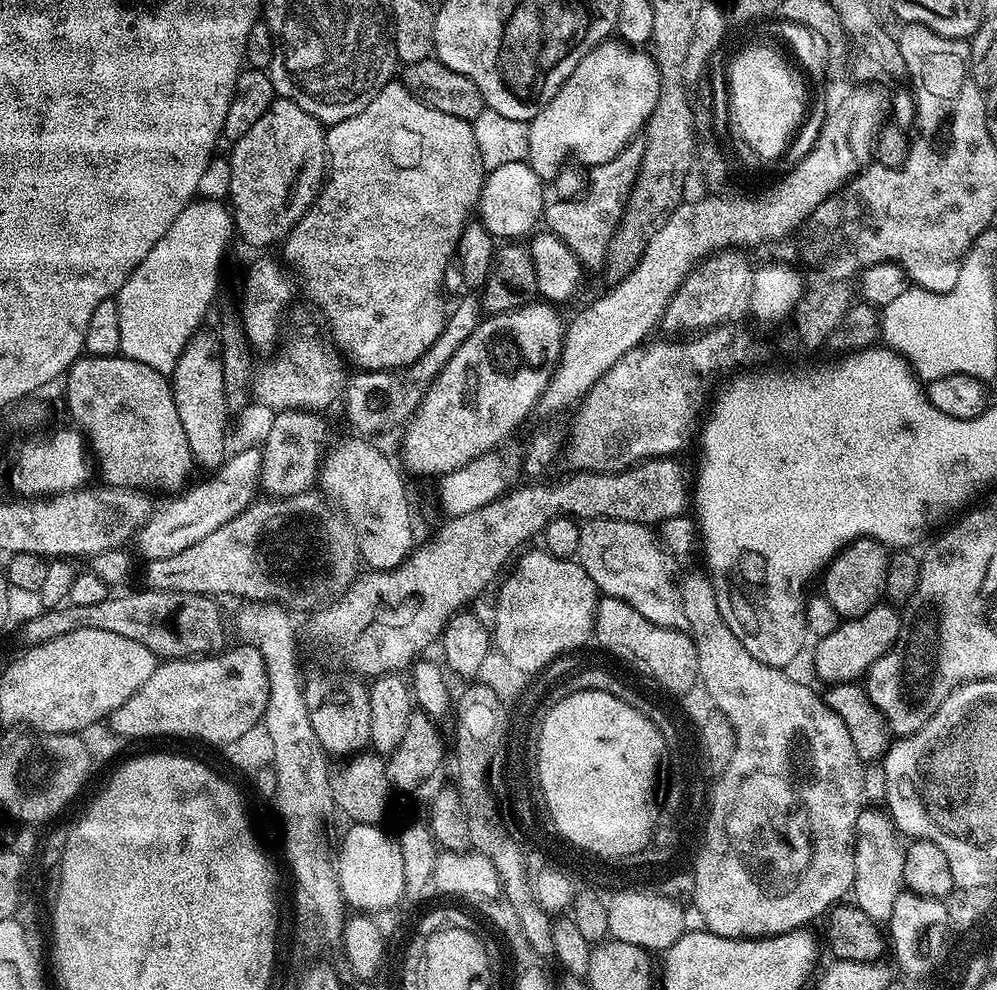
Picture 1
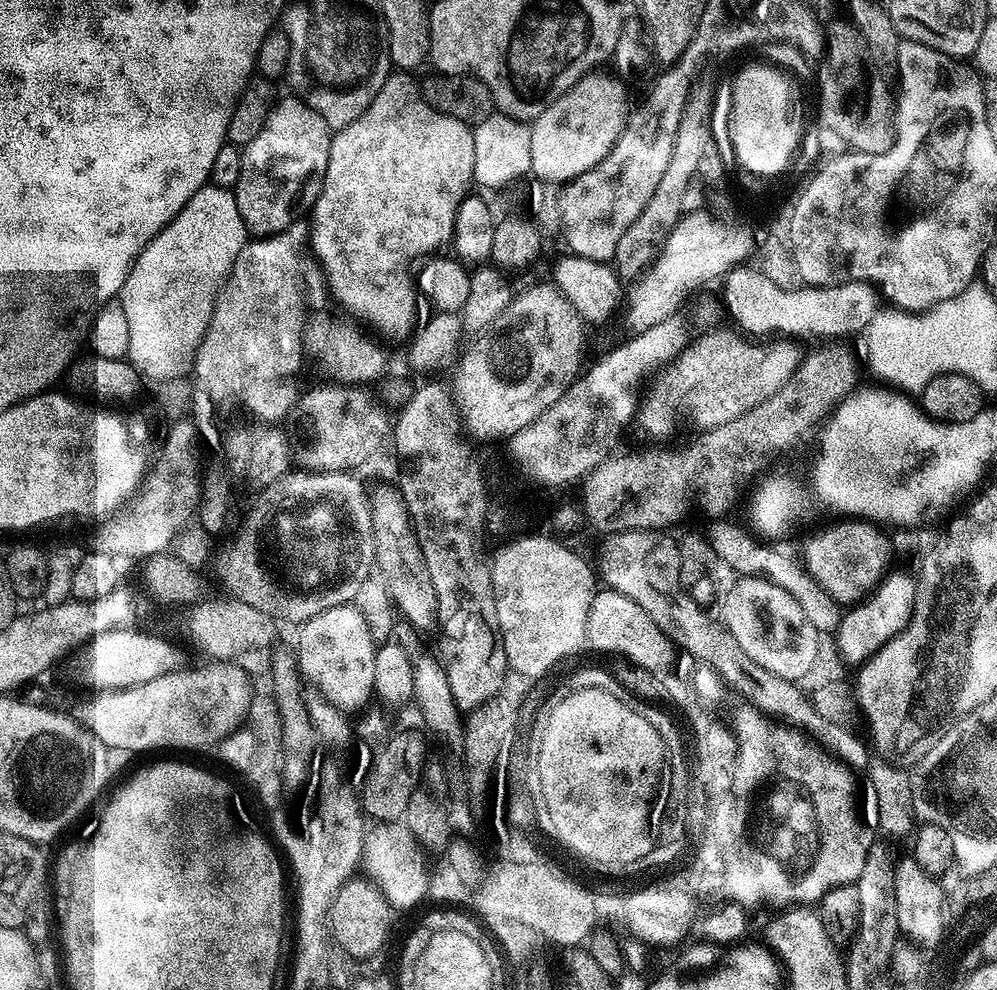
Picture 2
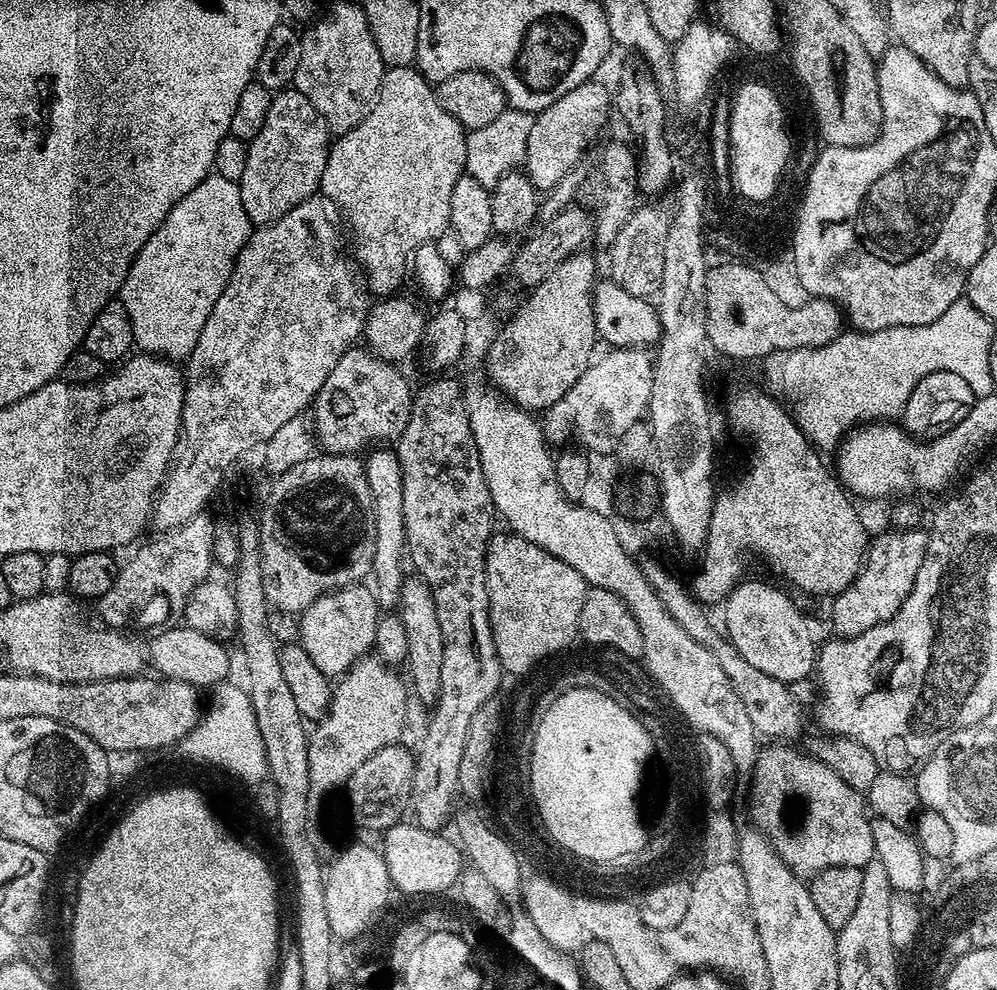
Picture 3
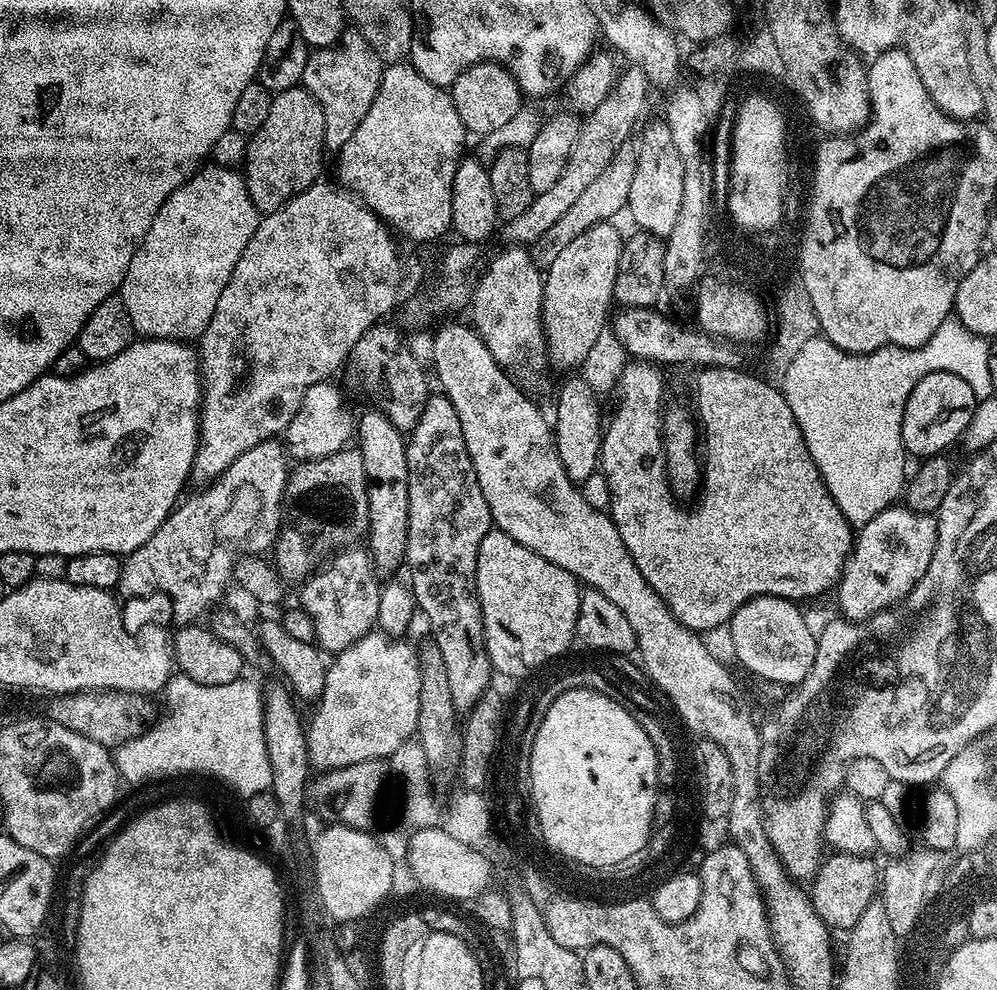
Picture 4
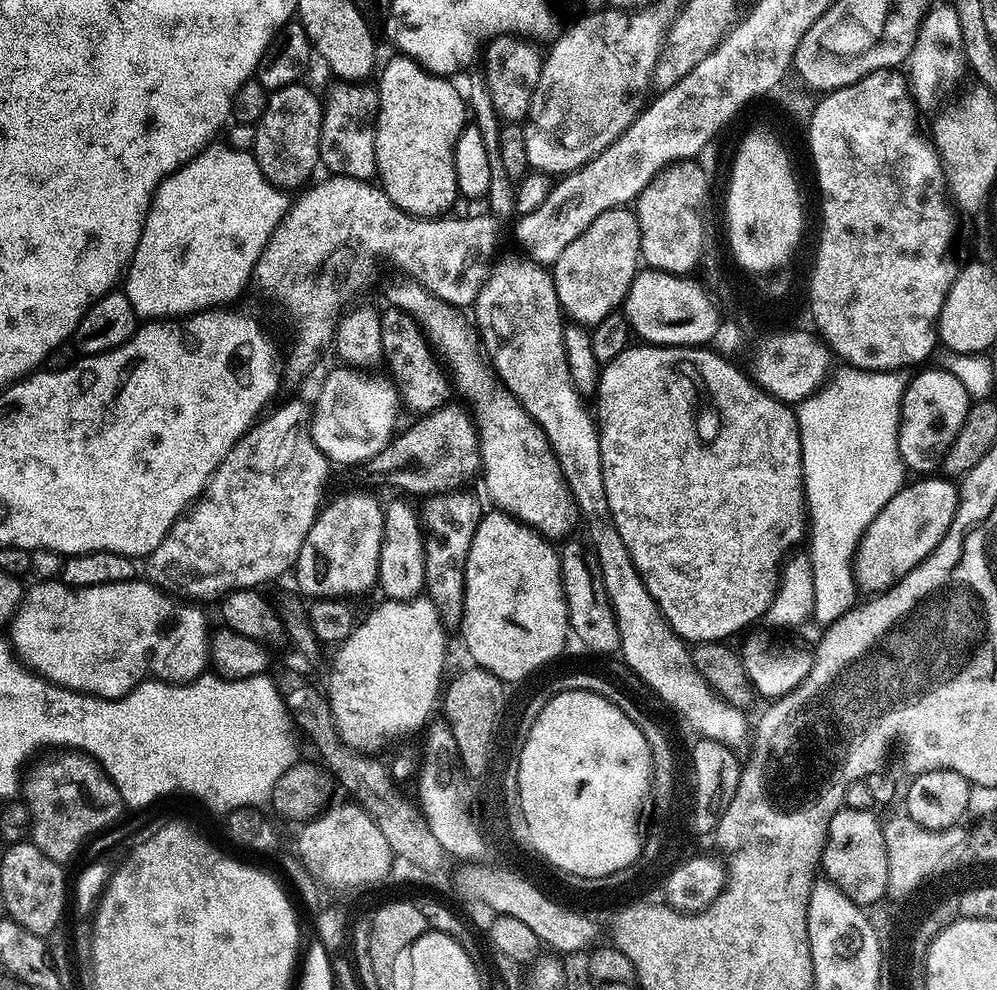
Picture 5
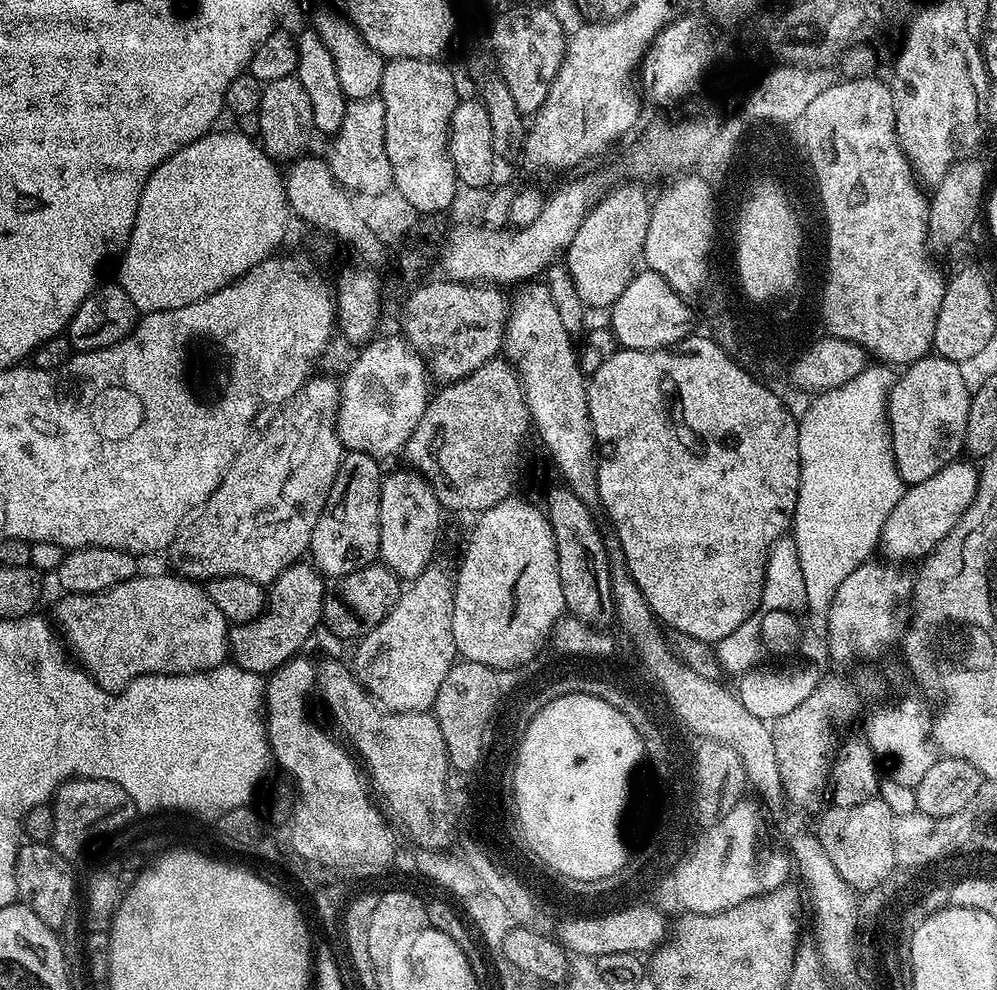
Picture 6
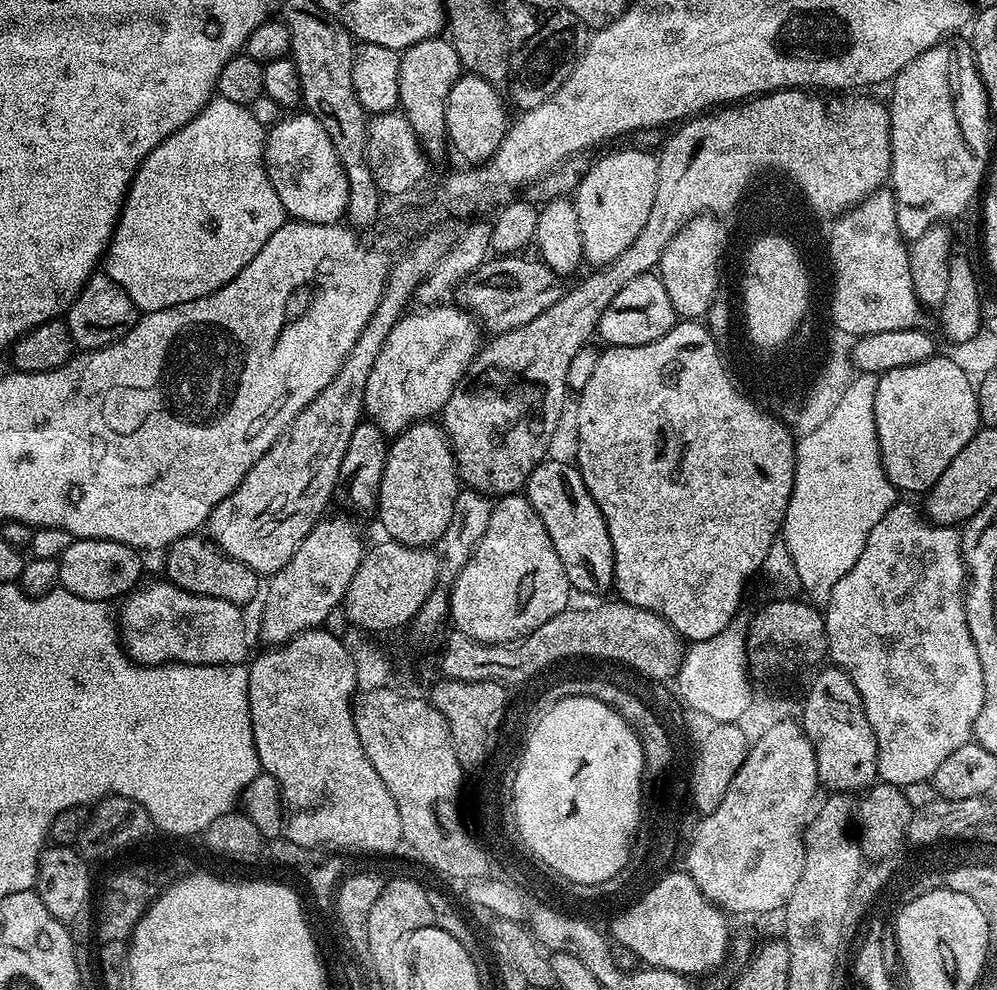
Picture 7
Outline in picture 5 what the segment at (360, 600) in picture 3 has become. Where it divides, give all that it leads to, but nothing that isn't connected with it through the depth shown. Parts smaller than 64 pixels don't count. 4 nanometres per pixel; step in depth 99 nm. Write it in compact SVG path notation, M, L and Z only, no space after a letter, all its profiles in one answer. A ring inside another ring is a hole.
M348 492L330 504L325 503L316 514L316 521L302 542L302 550L294 565L295 587L308 598L347 598L360 596L377 587L380 544L384 540L384 508L368 492Z

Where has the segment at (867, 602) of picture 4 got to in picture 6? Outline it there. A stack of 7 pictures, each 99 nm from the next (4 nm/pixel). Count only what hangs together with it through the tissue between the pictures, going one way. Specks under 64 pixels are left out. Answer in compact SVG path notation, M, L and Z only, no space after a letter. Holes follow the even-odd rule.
M957 458L952 463L938 470L938 474L930 474L926 482L918 482L905 487L902 498L898 498L898 506L890 510L886 522L880 531L879 547L884 547L885 557L920 556L927 557L944 541L946 534L958 526L962 514L976 501L976 491L980 485L980 468L967 464L964 458Z

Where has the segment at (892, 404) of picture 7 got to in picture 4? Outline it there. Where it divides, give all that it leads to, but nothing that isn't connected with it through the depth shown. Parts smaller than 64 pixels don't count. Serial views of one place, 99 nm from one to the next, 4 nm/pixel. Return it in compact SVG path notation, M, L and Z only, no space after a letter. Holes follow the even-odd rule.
M935 372L926 374L914 390L910 390L910 398L906 398L906 406L900 423L900 433L904 443L905 453L909 457L938 456L947 453L947 448L967 433L972 426L972 415L976 412L976 395L958 374L949 372Z

